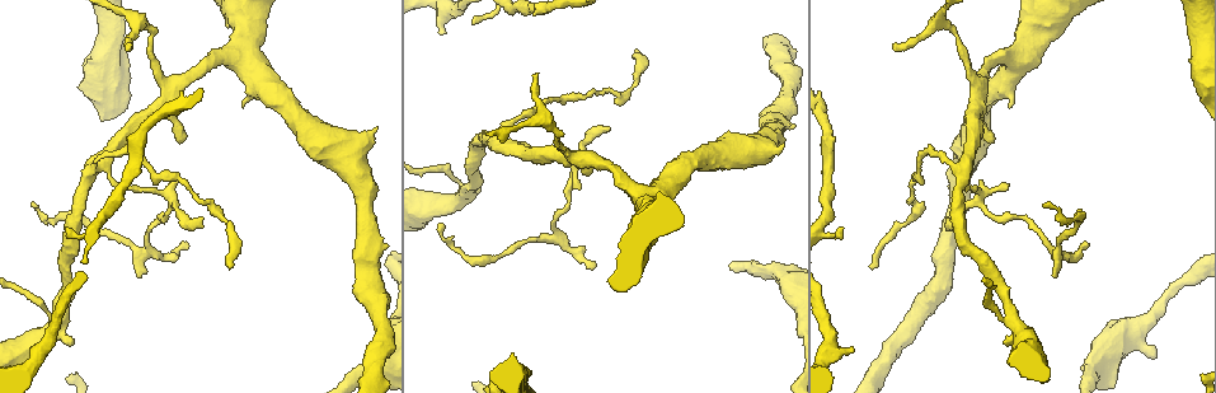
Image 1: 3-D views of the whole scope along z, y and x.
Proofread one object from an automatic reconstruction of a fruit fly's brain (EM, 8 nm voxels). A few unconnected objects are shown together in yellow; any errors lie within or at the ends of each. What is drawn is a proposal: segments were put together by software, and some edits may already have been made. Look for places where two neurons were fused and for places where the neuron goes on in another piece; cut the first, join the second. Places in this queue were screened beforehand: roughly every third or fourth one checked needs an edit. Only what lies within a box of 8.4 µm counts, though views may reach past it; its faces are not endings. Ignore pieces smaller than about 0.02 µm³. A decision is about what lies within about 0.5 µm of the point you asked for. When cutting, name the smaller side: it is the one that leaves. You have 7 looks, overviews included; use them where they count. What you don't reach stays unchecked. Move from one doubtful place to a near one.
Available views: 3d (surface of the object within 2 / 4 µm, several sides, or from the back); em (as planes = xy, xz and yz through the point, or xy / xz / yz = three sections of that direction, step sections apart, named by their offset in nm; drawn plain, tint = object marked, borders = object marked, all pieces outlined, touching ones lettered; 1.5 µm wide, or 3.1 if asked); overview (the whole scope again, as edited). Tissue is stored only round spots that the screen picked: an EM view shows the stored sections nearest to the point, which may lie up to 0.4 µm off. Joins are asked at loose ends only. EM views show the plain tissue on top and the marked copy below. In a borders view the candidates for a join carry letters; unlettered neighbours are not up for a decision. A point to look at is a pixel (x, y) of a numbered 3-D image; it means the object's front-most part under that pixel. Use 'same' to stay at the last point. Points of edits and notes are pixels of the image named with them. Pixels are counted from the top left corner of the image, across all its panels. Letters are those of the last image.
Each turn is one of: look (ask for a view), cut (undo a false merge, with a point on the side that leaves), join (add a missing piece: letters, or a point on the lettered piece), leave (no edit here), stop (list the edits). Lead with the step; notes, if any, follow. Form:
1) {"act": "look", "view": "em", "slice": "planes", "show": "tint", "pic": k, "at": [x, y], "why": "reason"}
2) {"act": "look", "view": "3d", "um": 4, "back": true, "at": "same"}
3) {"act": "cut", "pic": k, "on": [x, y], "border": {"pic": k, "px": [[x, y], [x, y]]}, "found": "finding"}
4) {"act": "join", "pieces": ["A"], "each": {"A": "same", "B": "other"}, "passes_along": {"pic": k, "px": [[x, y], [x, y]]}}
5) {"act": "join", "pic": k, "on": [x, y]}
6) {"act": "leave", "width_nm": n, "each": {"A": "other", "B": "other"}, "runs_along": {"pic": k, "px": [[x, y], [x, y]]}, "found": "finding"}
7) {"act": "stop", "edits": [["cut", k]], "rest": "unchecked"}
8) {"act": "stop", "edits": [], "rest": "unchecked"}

{"act": "look", "view": "3d", "um": 2, "pic": 1, "at": [910, 188], "why": "a narrow waist"}

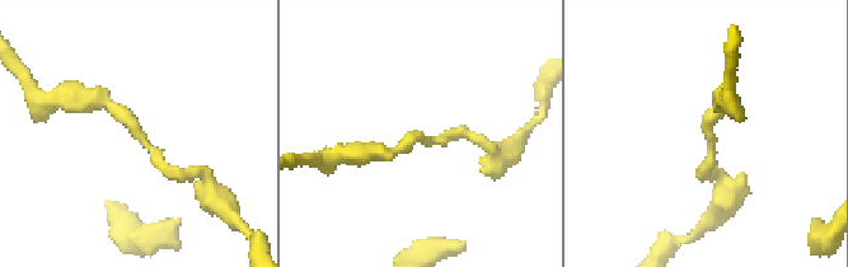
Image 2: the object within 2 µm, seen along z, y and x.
{"act": "look", "view": "em", "slice": "yz", "step": 8, "show": "tint", "pic": 2, "at": [136, 131]}

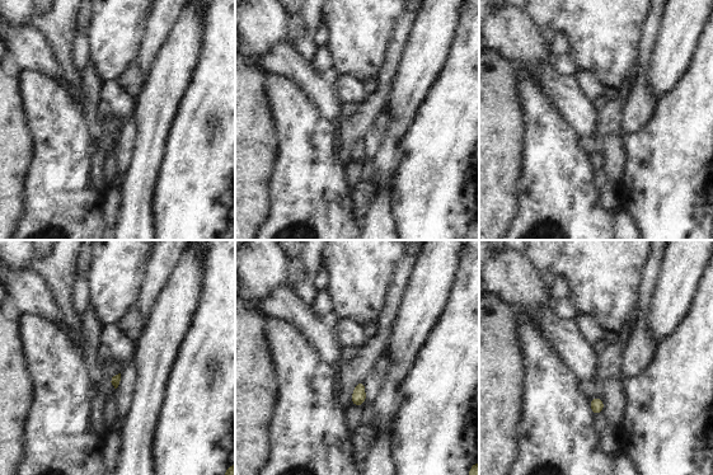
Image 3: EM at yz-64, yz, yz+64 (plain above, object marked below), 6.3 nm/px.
{"act": "look", "view": "em", "slice": "planes", "show": "borders", "at": "same", "why": "cut it another way"}

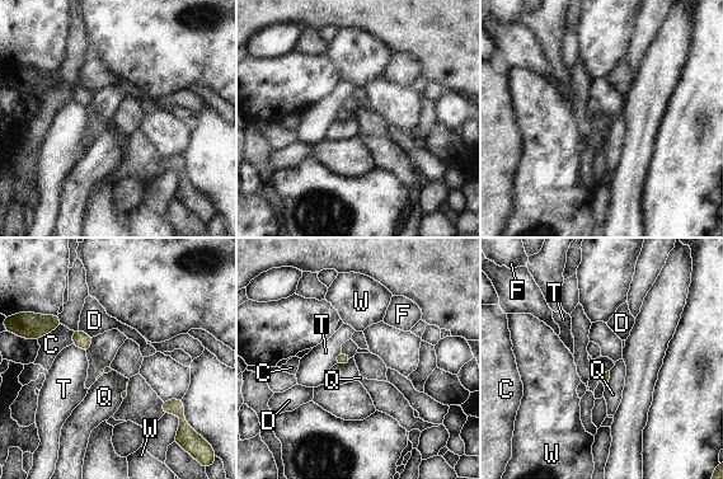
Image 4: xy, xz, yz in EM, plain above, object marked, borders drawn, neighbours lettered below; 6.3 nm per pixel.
{"act": "leave", "longest_contact_nm": ["C", 190], "each": {"C": "other", "D": "other", "F": "other", "Q": "other", "T": "other", "W": "other"}, "border": {"pic": 4, "px": [[341, 351], [334, 364]]}, "found": "continuous, no second neuron"}

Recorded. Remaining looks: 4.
{"act": "look", "view": "em", "slice": "planes", "show": "borders", "pic": 1, "at": [69, 228], "why": "tapers out"}

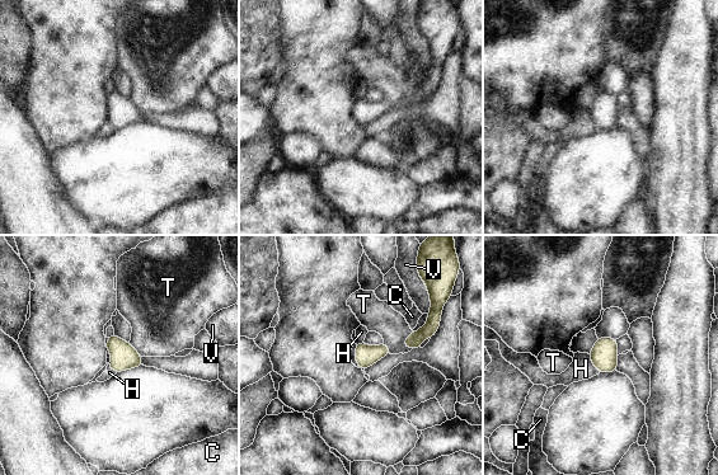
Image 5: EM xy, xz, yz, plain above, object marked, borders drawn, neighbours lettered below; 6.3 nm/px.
{"act": "leave", "width_nm": 130, "each": {"C": "other", "H": "other", "T": "other", "V": "other"}, "border": {"pic": 5, "px": [[413, 332], [403, 343], [407, 348]]}, "found": "none of them fits"}

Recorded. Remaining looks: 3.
{"act": "look", "view": "3d", "um": 4, "back": true, "pic": 1, "at": [639, 51], "why": "tapers out"}

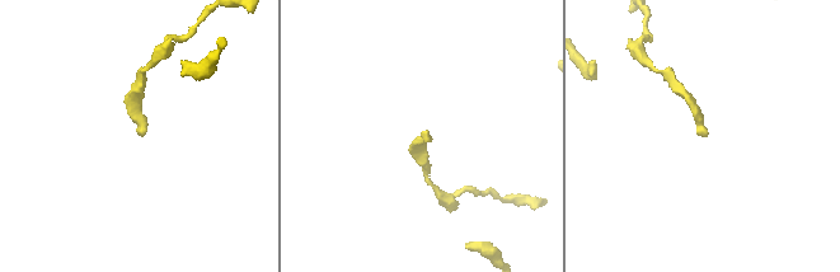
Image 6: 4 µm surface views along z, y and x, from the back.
{"act": "look", "view": "em", "slice": "planes", "show": "tint", "pic": 6, "at": [705, 135], "why": "now the EM"}

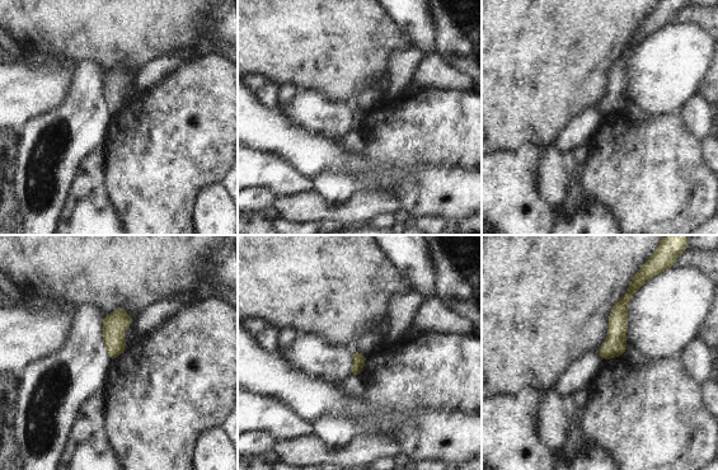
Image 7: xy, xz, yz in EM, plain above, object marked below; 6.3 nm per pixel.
{"act": "look", "view": "em", "slice": "planes", "show": "borders", "at": "same"}

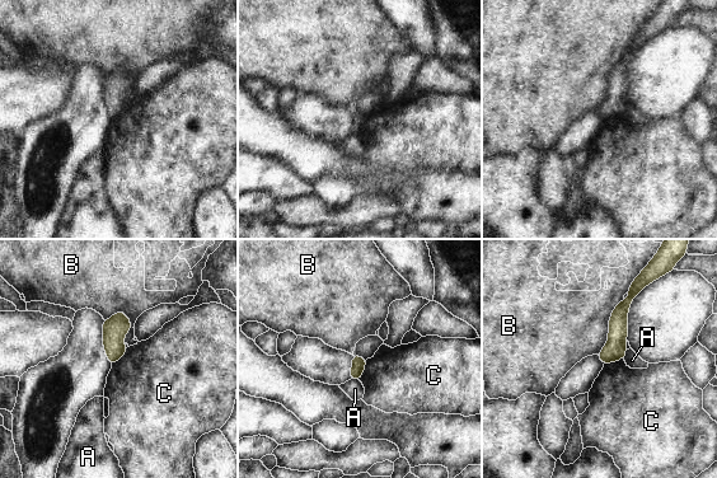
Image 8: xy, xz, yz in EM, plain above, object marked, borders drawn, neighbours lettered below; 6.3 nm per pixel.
{"act": "leave", "each": {"A": "other", "B": "other", "C": "other"}, "runs_along": {"pic": 8, "px": [[633, 291], [605, 360]]}, "found": "no lettered piece goes on from it"}

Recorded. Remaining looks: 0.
{"act": "stop", "edits": [], "rest": "unchecked"}

